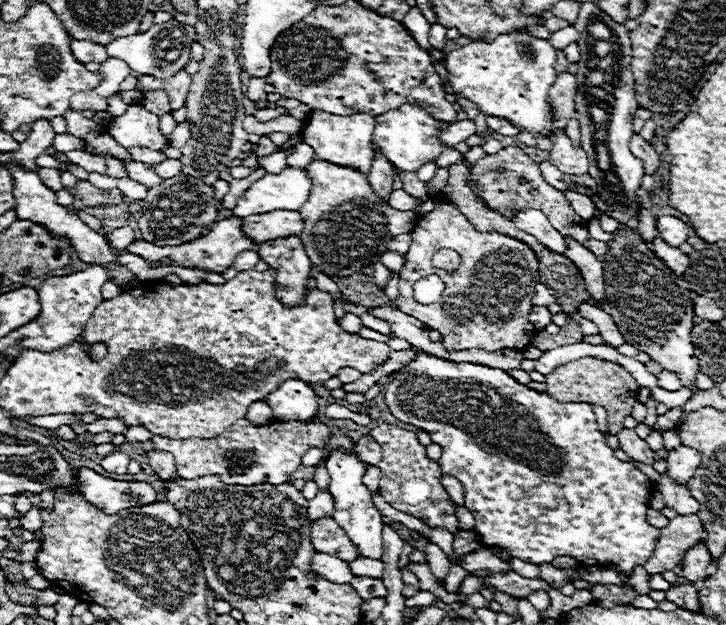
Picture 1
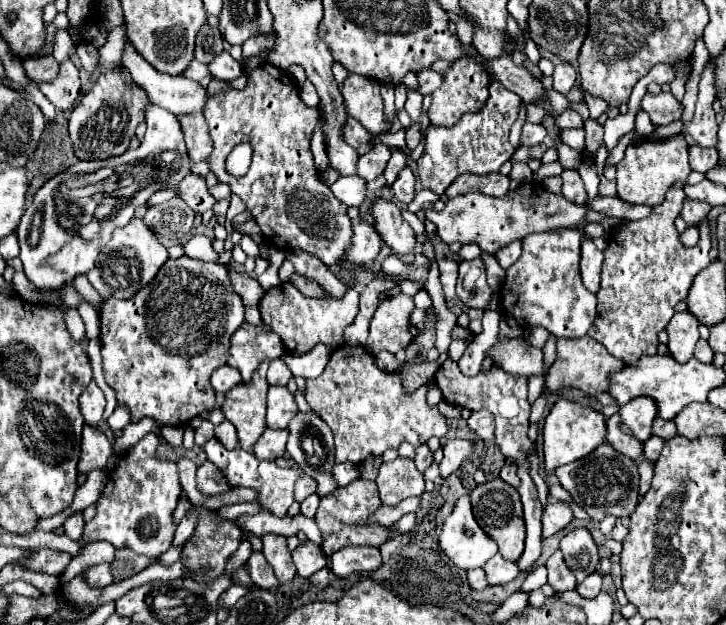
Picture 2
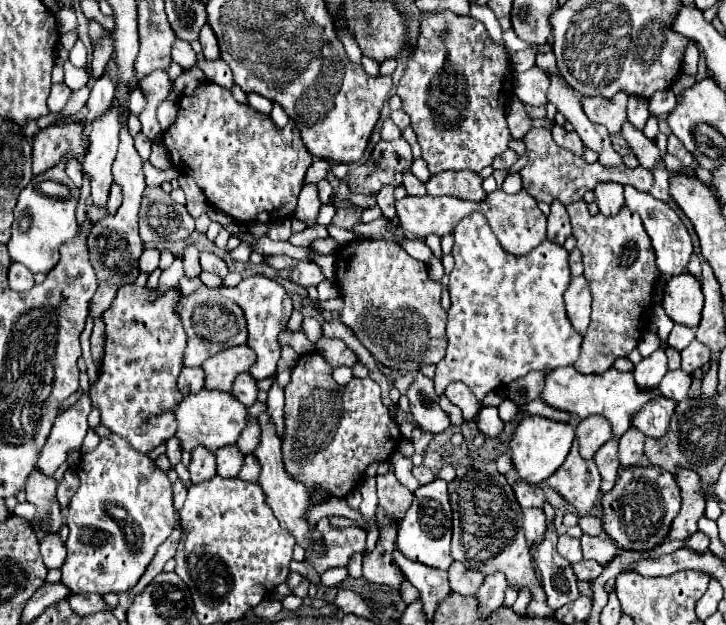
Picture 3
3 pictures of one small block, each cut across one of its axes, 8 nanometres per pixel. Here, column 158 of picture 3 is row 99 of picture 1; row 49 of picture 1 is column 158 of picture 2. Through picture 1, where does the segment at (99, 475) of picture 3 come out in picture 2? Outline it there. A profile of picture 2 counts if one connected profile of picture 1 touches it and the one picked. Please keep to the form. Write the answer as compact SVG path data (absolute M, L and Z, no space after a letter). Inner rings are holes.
M148 434L122 454L116 470L108 474L106 488L100 496L98 514L84 528L88 542L106 540L116 548L130 548L136 554L156 558L170 548L176 526L172 524L172 512L182 494L176 464L170 460L158 460L156 448L160 444L158 434Z

